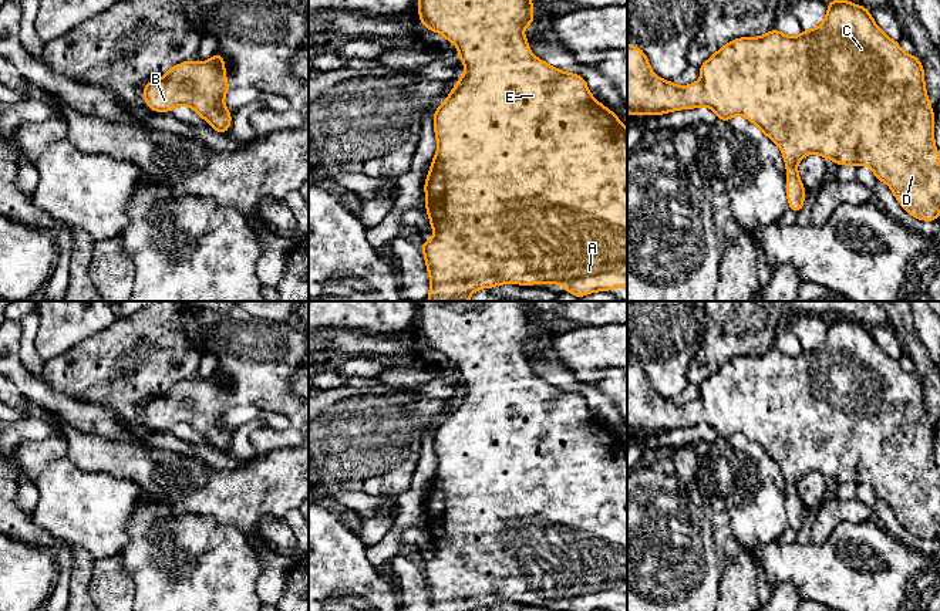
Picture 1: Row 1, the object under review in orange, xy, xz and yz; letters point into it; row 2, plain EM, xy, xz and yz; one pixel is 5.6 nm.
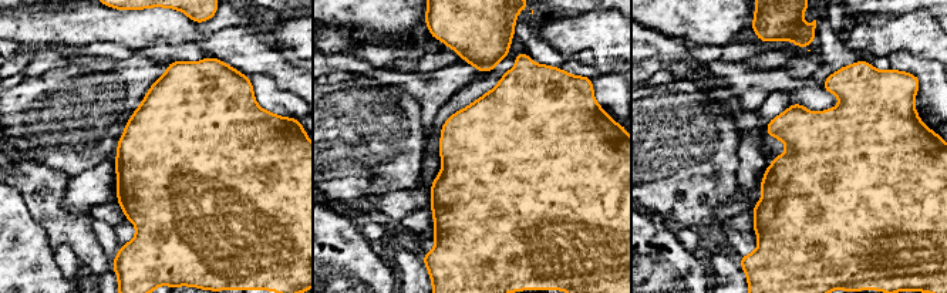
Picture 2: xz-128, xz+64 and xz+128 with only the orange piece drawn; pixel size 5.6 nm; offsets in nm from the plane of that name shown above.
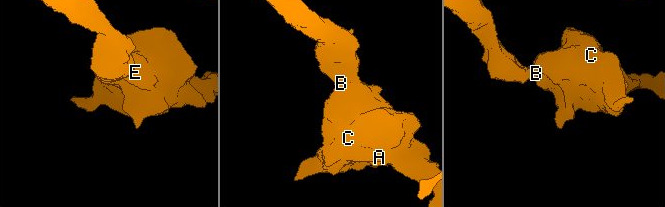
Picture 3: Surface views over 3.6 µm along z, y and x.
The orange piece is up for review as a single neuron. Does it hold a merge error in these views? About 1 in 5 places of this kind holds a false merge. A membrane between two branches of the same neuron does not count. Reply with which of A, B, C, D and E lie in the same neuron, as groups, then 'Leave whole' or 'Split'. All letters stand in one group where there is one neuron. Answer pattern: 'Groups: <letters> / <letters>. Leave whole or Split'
Groups: A B C D E. Leave whole

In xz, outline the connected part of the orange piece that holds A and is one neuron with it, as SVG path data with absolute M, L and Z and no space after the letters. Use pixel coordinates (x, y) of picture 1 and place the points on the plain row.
M417 301L417 306L422 344L454 361L466 386L447 419L434 431L438 466L424 503L434 556L421 561L431 598L429 611L474 611L498 602L563 602L565 611L609 610L623 602L627 611L627 448L617 432L592 415L583 395L560 389L532 374L523 345L535 342L535 327L525 301Z

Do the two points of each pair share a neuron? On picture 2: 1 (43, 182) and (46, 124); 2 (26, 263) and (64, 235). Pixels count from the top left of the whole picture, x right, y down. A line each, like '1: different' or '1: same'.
1: different
2: different

